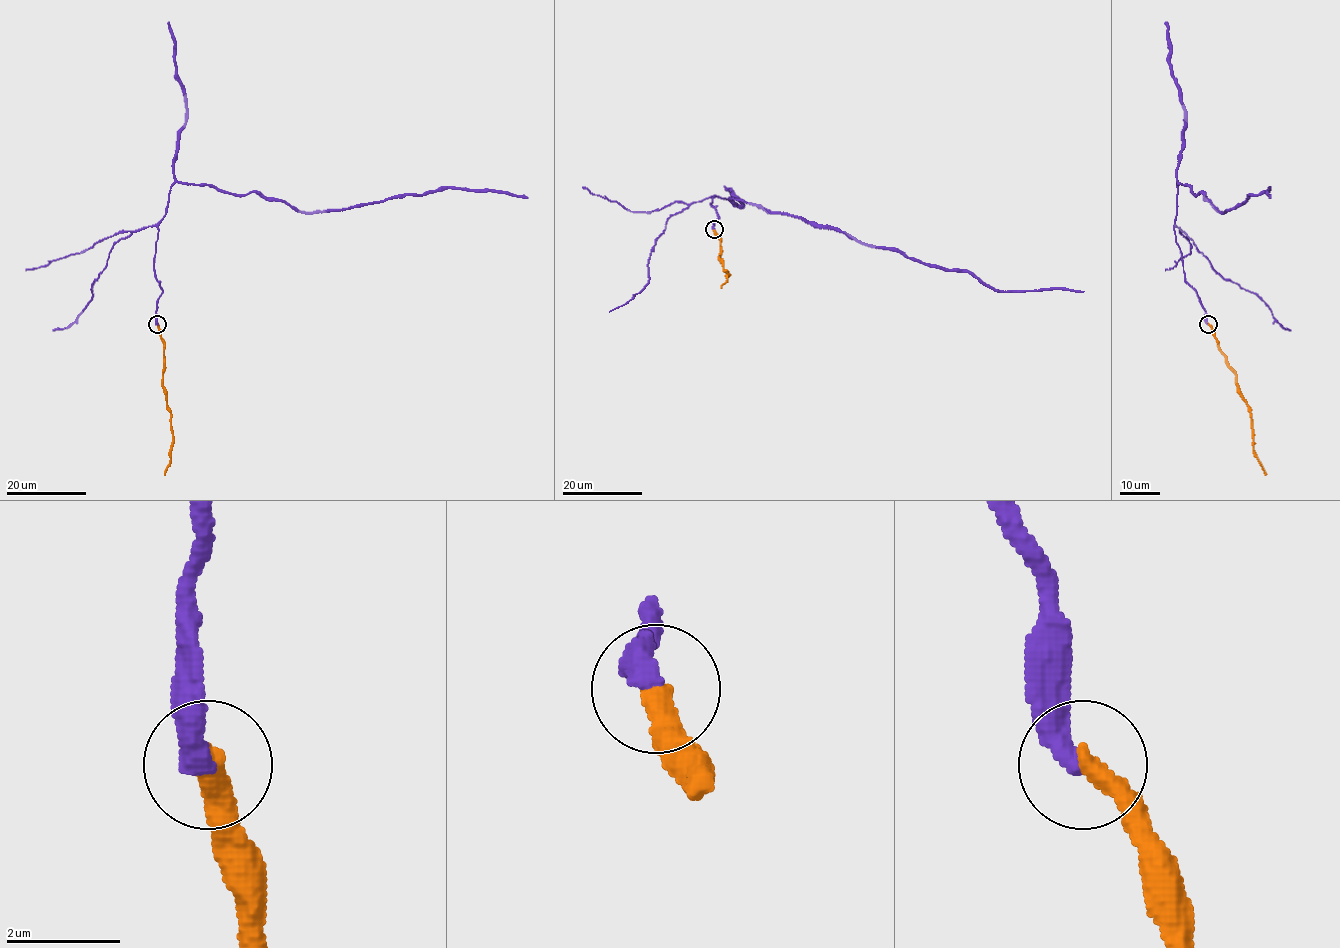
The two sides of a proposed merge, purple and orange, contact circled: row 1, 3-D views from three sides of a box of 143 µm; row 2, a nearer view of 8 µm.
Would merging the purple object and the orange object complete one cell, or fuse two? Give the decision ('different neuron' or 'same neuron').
same neuron

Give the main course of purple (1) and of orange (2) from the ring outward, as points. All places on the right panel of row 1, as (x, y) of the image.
1: (1208, 324), (1196, 291), (1185, 280), (1175, 240), (1177, 182), (1223, 212), (1269, 188), (1270, 198)
2: (1208, 323), (1219, 350), (1236, 376), (1238, 393), (1251, 415), (1254, 455), (1266, 475)

